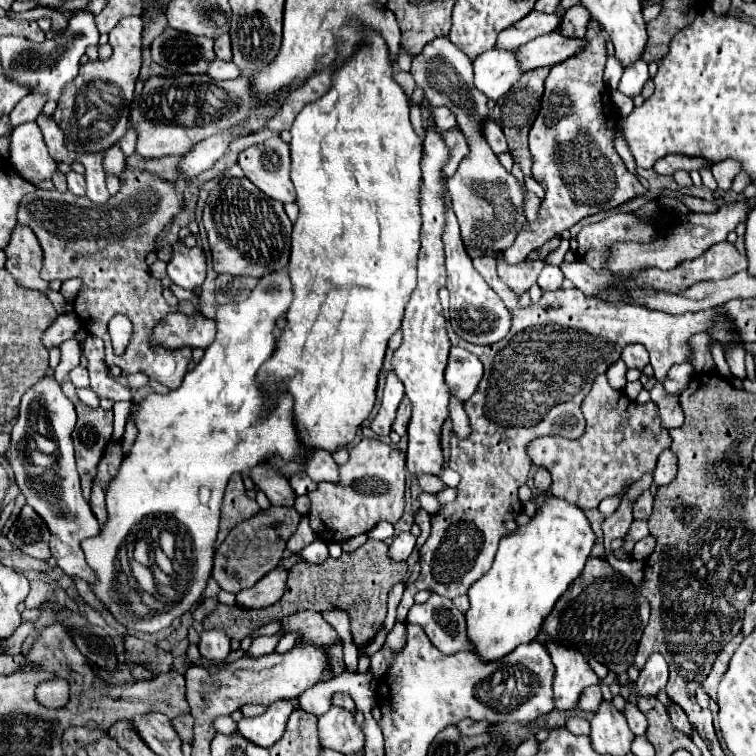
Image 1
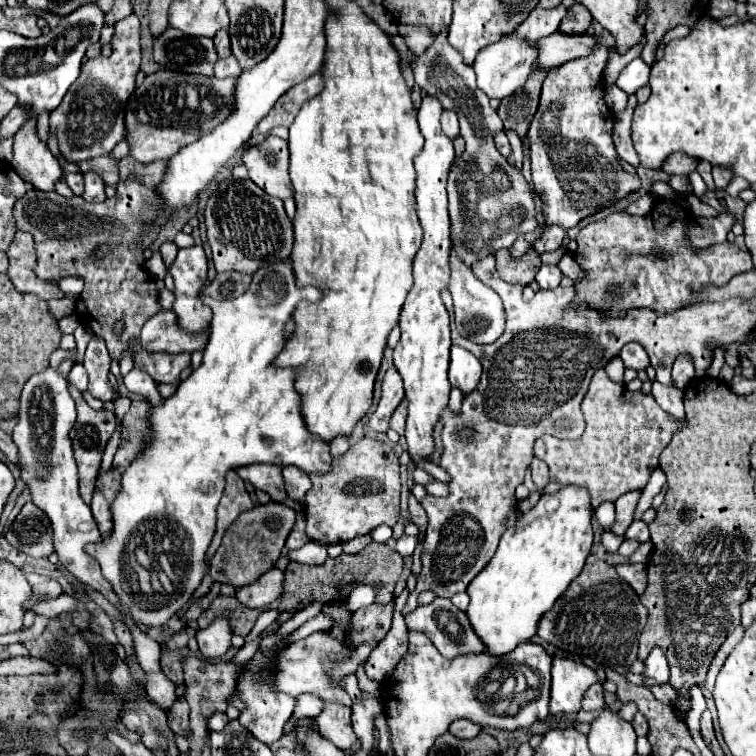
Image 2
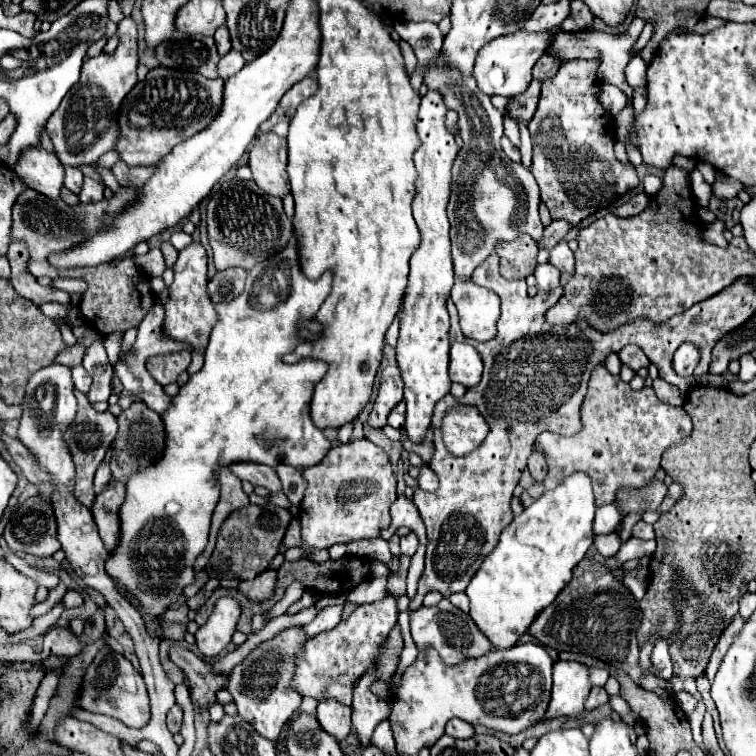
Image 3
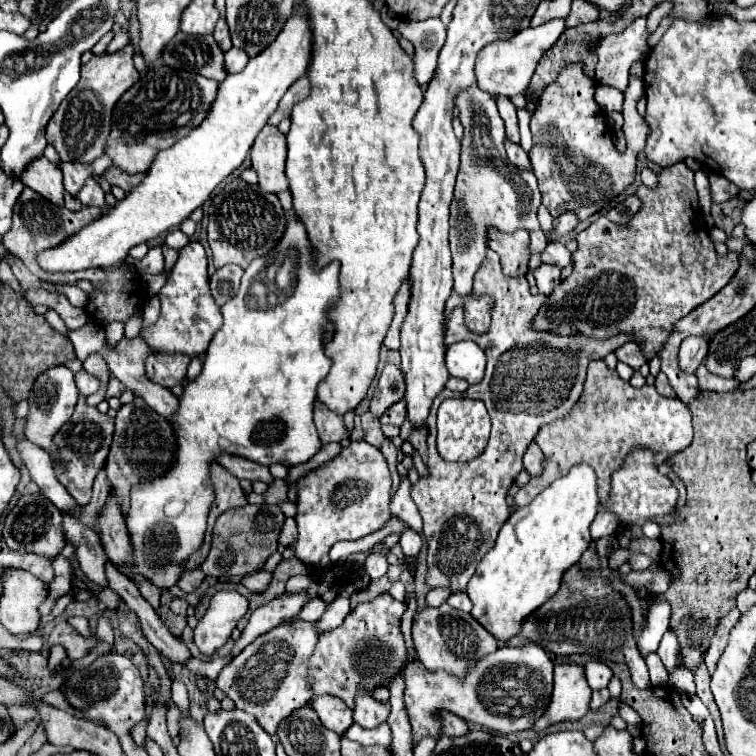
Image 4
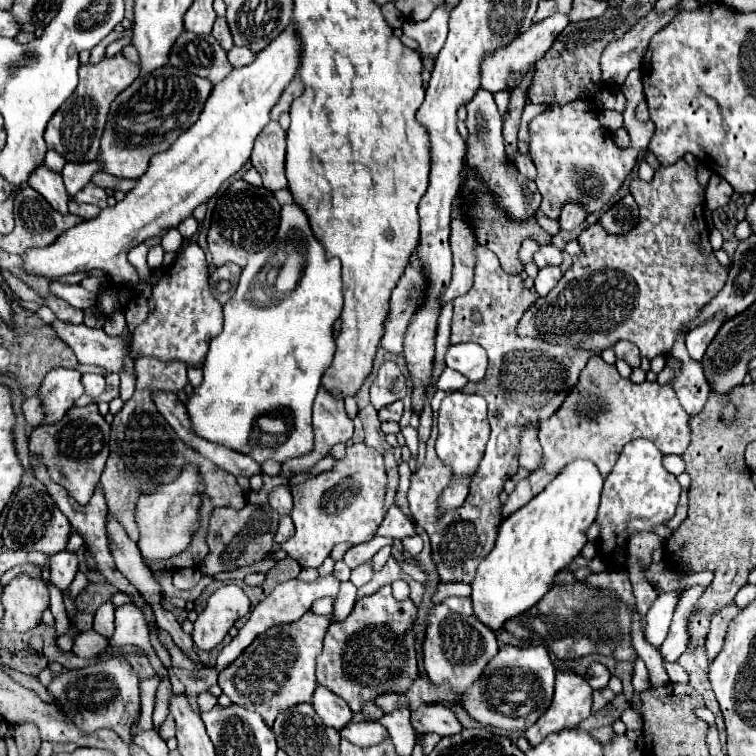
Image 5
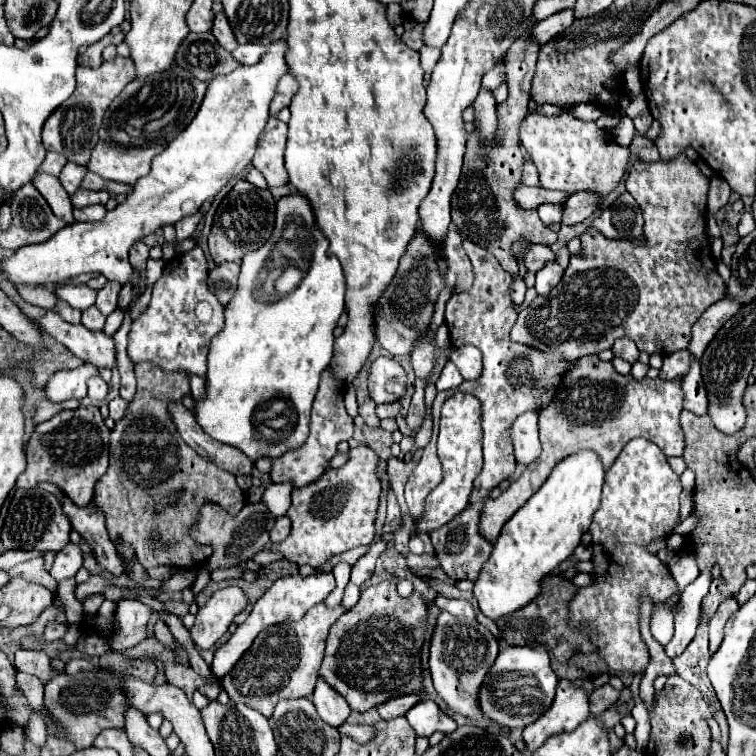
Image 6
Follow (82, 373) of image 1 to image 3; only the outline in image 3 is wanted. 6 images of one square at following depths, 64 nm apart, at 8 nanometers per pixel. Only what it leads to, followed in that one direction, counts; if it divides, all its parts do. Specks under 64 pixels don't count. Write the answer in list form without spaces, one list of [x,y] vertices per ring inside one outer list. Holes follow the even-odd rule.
[[[74,366],[72,368],[72,382],[74,382],[74,386],[80,390],[80,392],[88,392],[88,388],[90,388],[90,384],[92,384],[92,378],[88,376],[88,372],[84,370],[84,366]]]

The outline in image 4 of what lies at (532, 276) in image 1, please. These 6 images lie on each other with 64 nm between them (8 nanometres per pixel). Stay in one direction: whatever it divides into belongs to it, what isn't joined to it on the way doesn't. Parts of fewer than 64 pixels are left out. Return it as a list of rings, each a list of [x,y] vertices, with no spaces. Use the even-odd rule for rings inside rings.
[[[520,230],[512,236],[504,236],[502,232],[488,234],[488,246],[502,258],[504,276],[524,276],[528,272],[530,262],[530,236]]]

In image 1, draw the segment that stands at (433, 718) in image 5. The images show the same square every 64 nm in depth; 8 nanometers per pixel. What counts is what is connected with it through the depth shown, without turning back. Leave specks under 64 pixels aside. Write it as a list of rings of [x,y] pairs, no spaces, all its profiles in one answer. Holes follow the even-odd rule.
[[[466,718],[466,720],[462,720],[460,724],[458,724],[458,728],[460,728],[460,732],[462,734],[466,734],[466,736],[478,736],[478,734],[486,734],[488,732],[488,728],[492,728],[492,724],[488,724],[486,720],[470,720],[470,718]]]

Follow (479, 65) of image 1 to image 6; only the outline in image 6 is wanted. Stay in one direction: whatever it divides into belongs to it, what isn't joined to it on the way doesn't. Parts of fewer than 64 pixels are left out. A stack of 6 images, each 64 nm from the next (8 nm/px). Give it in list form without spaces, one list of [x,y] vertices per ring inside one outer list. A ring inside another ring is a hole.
[[[564,10],[564,12],[556,12],[552,16],[548,16],[546,20],[542,20],[540,24],[536,22],[532,28],[532,40],[540,46],[544,46],[548,40],[552,40],[556,34],[560,34],[562,30],[566,30],[570,24],[574,22],[574,12],[572,10]],[[504,56],[500,58],[500,62],[498,64],[494,64],[486,74],[484,74],[484,78],[482,78],[482,86],[486,88],[486,90],[494,90],[494,88],[498,88],[502,82],[506,82],[506,72],[504,72]]]

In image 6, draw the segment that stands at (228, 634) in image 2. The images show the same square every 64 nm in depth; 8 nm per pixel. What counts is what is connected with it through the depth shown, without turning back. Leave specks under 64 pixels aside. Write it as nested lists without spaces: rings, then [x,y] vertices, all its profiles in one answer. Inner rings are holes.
[[[238,586],[216,590],[196,614],[196,622],[190,630],[194,644],[200,650],[212,648],[228,632],[228,626],[232,624],[234,616],[244,612],[246,606],[248,598]]]

